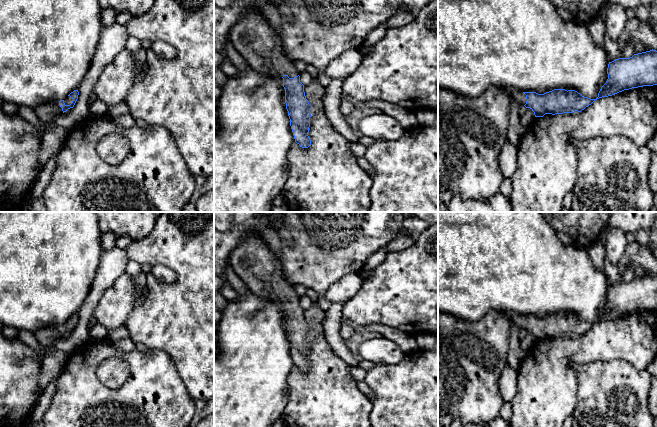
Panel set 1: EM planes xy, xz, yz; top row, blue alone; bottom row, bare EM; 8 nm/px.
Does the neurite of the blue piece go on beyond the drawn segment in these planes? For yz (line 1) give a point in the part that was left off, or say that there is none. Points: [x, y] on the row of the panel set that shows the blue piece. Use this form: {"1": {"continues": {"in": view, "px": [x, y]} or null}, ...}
{"1": {"continues": {"in": "yz", "px": [519, 96]}}}

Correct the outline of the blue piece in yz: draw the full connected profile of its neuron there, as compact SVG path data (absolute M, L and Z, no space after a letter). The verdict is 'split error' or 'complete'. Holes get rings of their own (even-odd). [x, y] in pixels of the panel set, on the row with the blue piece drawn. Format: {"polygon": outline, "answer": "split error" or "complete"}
{"polygon": "M652 49L634 54L630 58L619 58L609 62L607 74L608 79L596 99L583 97L575 90L565 89L554 89L544 94L515 90L509 92L509 95L521 106L530 108L535 117L581 112L599 98L632 88L657 85L657 51Z", "answer": "split error"}

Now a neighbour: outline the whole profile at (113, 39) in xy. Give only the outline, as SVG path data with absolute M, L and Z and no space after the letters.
M114 23L105 27L101 33L97 51L92 58L92 64L78 88L78 99L68 114L61 114L47 123L42 122L34 109L27 106L18 106L18 114L34 125L41 137L45 134L50 124L56 124L64 130L71 130L89 116L88 99L93 94L93 88L102 74L105 66L123 49L129 34L125 25Z

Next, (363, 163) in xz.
M357 158L357 163L368 174L368 176L371 178L373 177L374 170L366 158Z

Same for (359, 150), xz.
M349 142L349 146L350 146L353 154L357 158L365 158L365 153L366 153L367 147L363 146L360 143L352 143L352 142Z

